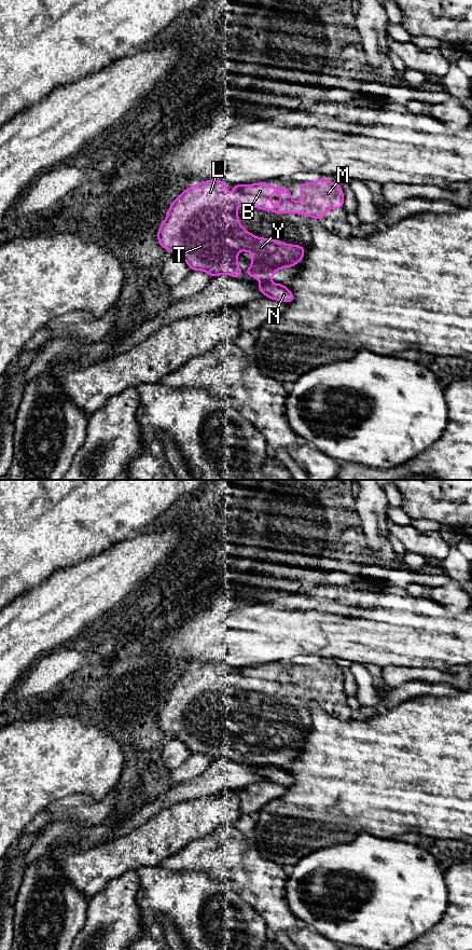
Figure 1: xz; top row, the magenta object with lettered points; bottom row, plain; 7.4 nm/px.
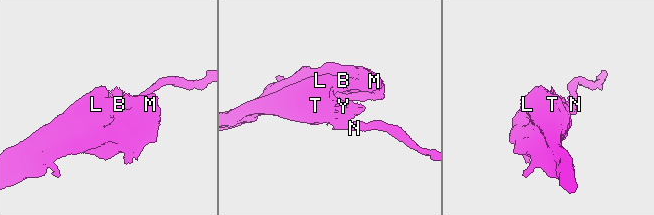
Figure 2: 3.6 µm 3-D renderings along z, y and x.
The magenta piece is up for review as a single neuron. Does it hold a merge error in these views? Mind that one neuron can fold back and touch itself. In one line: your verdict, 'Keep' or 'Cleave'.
Cleave

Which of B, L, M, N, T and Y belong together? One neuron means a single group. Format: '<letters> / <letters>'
B L M T Y / N

